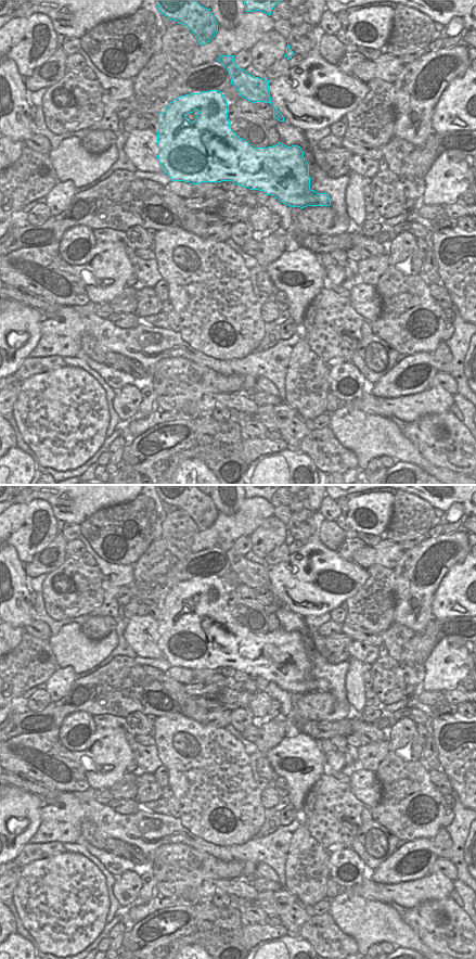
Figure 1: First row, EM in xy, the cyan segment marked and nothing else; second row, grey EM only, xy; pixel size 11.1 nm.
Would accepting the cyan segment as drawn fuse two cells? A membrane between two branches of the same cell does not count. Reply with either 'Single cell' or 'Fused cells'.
Fused cells.

